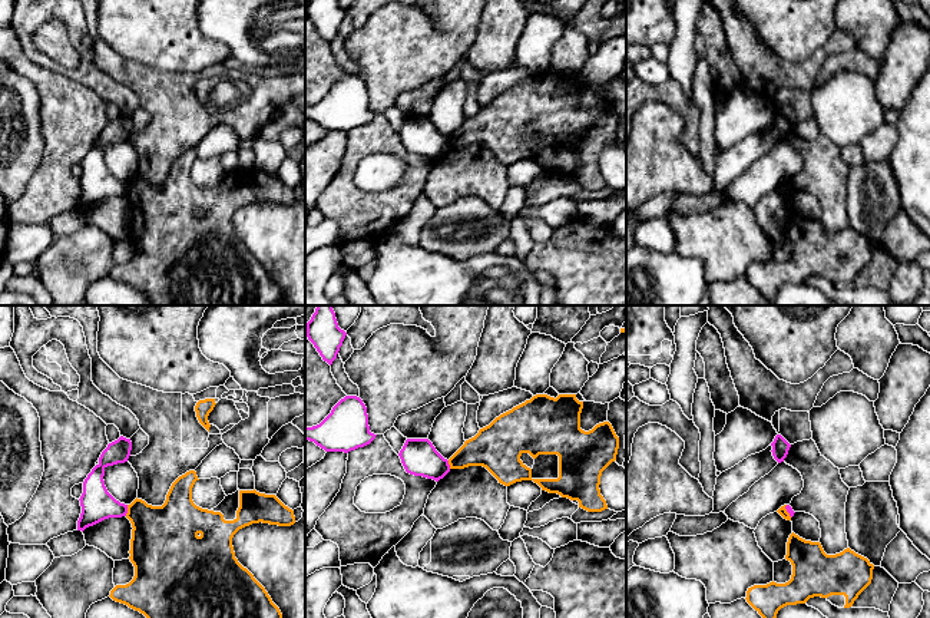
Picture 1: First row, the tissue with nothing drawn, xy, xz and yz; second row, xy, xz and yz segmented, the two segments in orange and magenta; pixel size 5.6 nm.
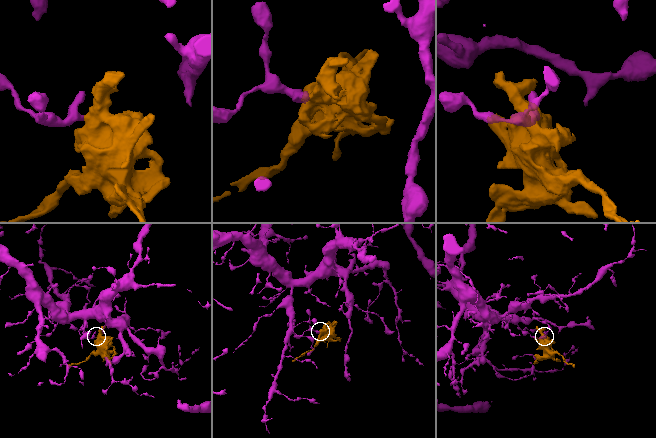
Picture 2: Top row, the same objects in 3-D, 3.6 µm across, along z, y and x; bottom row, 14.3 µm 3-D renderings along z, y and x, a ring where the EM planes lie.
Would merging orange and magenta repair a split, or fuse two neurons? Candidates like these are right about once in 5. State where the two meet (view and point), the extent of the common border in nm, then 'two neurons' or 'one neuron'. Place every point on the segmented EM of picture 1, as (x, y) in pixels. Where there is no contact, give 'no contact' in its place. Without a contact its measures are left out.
xy (128, 511) | 70 nm | two neurons

